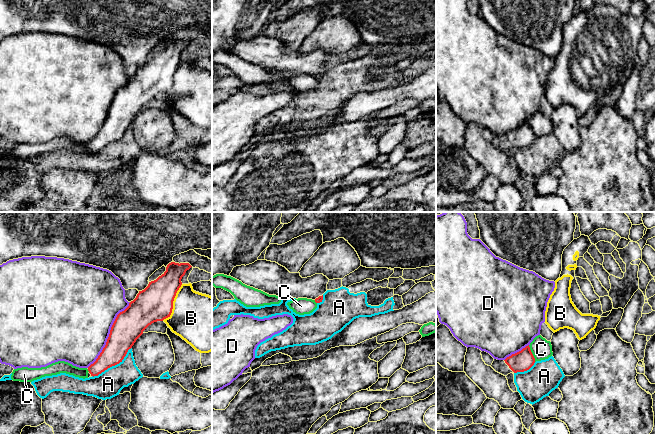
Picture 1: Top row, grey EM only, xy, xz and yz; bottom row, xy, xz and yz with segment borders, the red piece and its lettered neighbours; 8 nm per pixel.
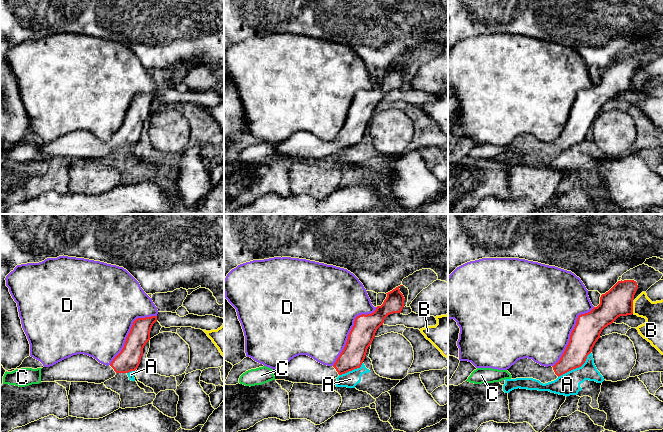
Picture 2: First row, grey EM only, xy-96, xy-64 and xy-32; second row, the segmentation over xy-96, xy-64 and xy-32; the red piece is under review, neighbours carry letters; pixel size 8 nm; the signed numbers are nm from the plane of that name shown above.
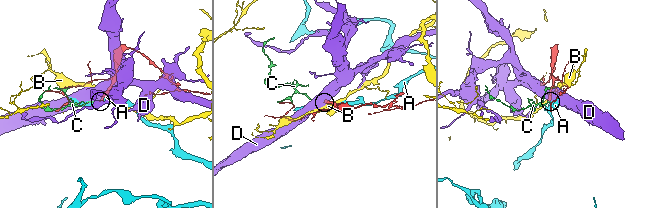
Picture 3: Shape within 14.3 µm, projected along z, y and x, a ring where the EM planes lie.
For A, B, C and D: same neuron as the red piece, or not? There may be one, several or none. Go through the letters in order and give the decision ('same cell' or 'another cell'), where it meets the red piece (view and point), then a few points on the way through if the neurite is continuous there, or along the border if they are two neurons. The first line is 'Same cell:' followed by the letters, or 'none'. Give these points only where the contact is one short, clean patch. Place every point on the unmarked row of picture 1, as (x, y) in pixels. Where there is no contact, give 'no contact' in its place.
Same cell: none
A: another cell | xy (113, 141)
B: another cell | xy (172, 79)
C: another cell | yz (531, 129) | along yz (528, 121), (535, 137)
D: another cell | xy (109, 111)

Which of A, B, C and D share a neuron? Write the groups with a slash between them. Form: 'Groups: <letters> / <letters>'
Groups: A / B / C / D

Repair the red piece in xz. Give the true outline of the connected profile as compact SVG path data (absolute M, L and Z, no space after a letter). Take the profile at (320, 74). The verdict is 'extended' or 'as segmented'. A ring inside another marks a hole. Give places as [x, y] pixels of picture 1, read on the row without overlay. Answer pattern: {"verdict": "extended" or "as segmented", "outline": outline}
{"verdict": "extended", "outline": "M267 36L236 42L229 52L269 71L307 74L316 79L322 78L329 58L323 50L302 54L299 48L290 49L278 39Z"}

